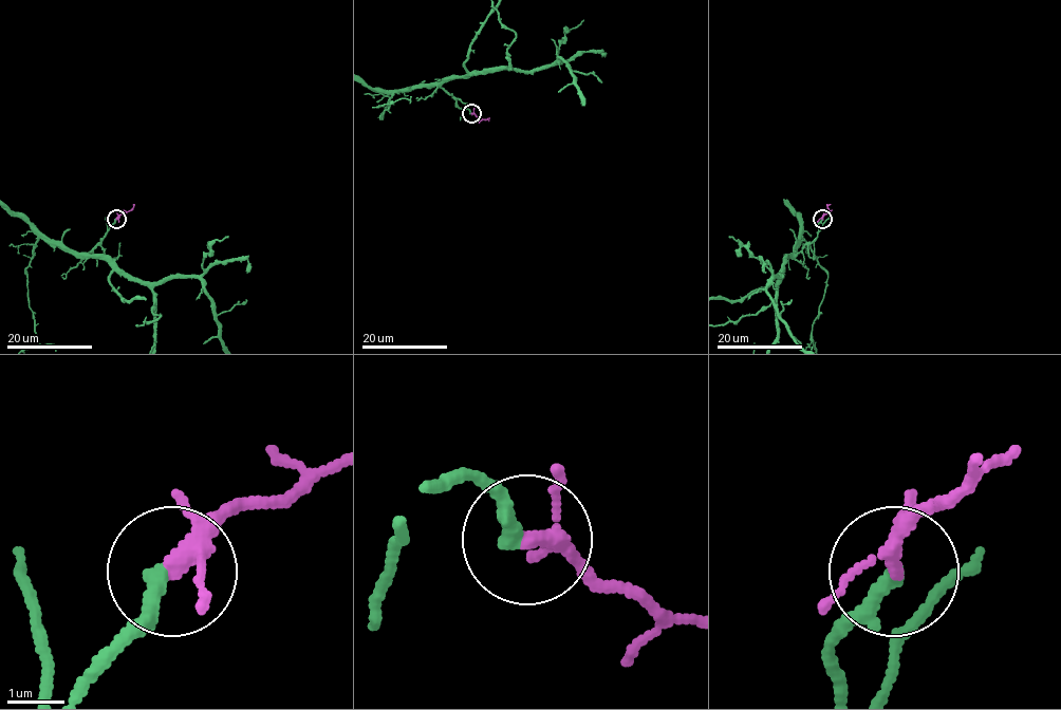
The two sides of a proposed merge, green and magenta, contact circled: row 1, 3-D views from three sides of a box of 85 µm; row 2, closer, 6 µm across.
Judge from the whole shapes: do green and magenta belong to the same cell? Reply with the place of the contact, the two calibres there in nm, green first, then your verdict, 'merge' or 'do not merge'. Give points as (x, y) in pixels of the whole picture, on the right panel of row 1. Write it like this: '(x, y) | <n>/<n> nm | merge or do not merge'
(822, 219) | 300/190 nm | merge

